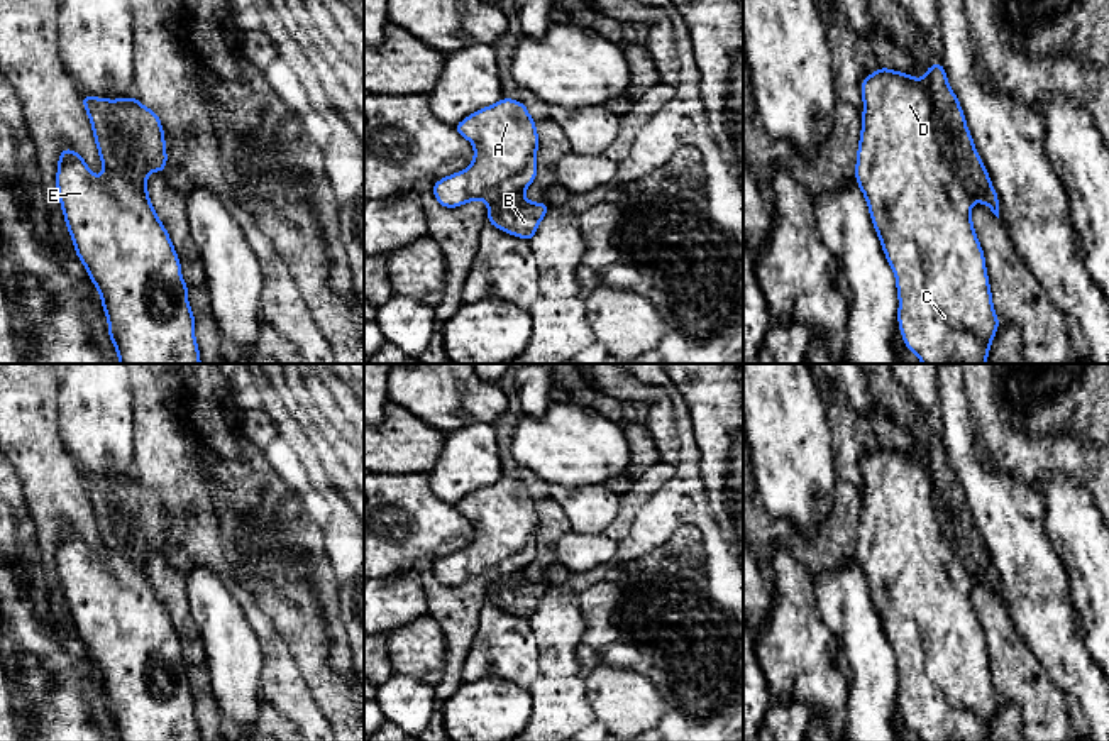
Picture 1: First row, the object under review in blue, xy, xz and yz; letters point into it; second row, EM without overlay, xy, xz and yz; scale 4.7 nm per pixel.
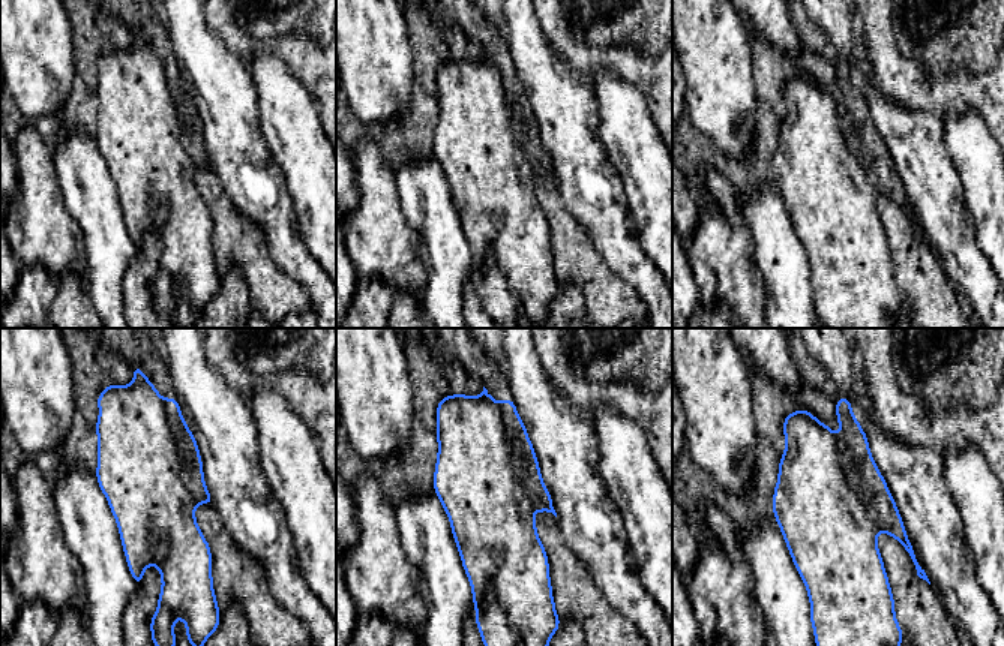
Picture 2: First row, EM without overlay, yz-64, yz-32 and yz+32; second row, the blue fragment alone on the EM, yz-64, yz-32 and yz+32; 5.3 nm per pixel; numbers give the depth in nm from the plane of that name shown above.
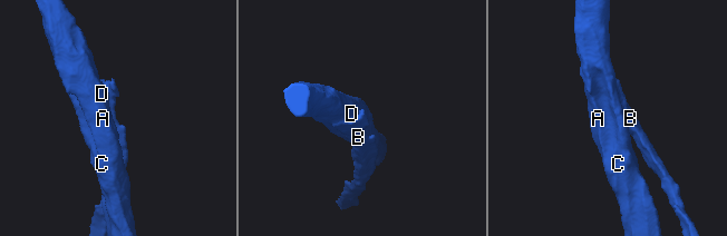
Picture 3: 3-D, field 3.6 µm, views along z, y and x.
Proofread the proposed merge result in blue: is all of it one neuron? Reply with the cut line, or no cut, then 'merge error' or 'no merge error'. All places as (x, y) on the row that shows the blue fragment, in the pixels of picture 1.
cut yz (926, 76), (935, 115), (935, 139), (952, 173), (972, 200); merge error

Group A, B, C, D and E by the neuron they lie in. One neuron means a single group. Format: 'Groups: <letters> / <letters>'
Groups: A C D E / B

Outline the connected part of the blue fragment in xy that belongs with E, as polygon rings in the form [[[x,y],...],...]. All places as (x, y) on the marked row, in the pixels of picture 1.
[[[68,147],[59,152],[56,188],[74,252],[100,293],[120,364],[201,364],[188,284],[147,189],[105,167],[102,178],[93,176],[78,151]]]

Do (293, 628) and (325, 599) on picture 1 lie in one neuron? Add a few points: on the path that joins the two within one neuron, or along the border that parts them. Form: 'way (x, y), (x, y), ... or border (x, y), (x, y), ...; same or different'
border (308, 567), (317, 604), (324, 611); different

